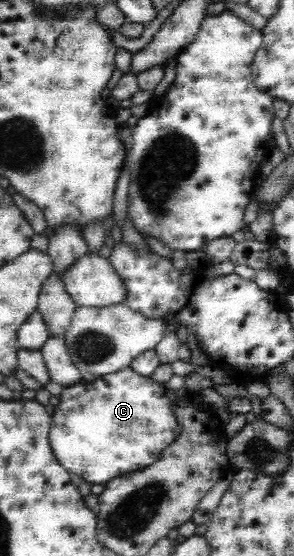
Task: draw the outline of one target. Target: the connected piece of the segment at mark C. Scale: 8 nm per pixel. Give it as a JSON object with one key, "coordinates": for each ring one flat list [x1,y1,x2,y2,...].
{"coordinates":[[130,365,121,369,119,372,108,374,107,376,96,377,91,382,80,381,73,386,64,387,59,399,60,404,56,406,53,416,51,417,51,428,49,431,49,442,56,456,56,459,68,470,81,477,82,481,91,484,106,485,108,481,116,480,119,477,136,473,137,470,143,470,145,466,152,465,153,462,161,456,161,453,179,436,180,424,174,414,175,407,171,405,170,399,166,396,165,386,154,381,150,376,144,377]]}

